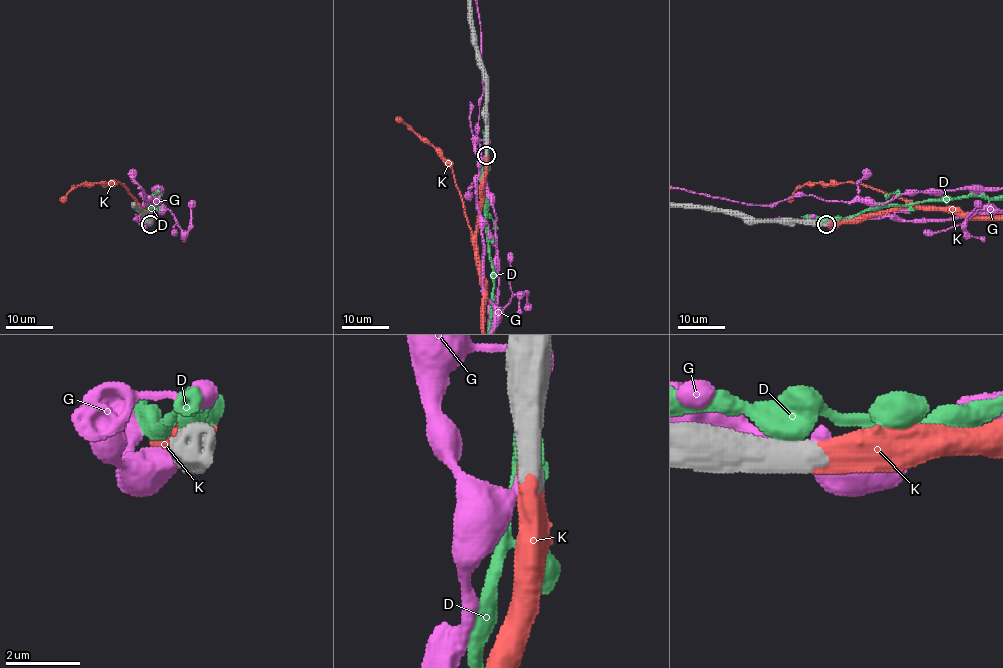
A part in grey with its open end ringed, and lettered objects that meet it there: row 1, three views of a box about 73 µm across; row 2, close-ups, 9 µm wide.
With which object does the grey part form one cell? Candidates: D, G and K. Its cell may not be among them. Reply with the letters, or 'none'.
K

